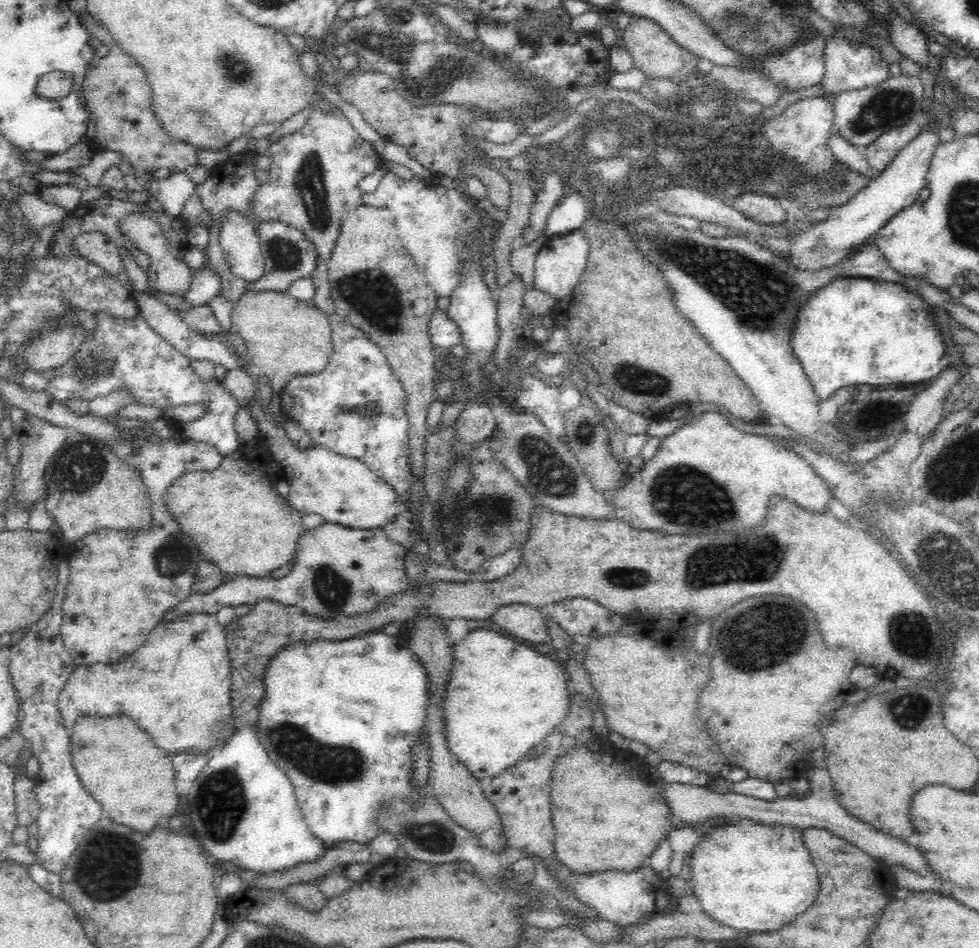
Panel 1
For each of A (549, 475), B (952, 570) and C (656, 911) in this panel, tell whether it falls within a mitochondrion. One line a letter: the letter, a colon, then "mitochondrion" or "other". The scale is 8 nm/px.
A: mitochondrion
B: mitochondrion
C: other

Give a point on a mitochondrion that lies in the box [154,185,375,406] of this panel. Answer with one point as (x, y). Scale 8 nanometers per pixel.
(285, 256)

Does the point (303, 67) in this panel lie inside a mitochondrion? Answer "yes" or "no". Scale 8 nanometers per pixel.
no

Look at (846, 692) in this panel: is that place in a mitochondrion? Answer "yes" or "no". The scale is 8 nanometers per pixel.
no

